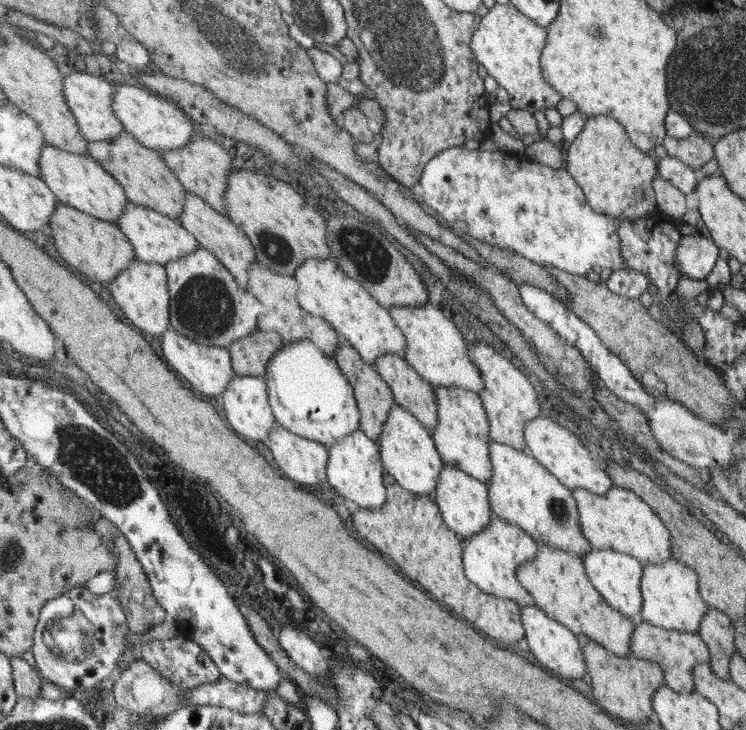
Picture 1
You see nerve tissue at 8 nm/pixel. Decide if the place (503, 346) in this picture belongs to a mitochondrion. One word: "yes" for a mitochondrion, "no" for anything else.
no

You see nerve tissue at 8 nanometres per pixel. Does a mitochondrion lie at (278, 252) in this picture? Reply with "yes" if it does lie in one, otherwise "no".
yes

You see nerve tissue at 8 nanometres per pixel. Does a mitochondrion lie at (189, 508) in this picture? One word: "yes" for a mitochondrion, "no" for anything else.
no

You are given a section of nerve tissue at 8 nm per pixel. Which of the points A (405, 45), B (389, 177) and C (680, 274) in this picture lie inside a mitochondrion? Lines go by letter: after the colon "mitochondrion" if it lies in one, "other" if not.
A: mitochondrion
B: other
C: other

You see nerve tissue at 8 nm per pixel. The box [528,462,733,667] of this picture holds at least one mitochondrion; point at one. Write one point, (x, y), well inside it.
(560, 512)

